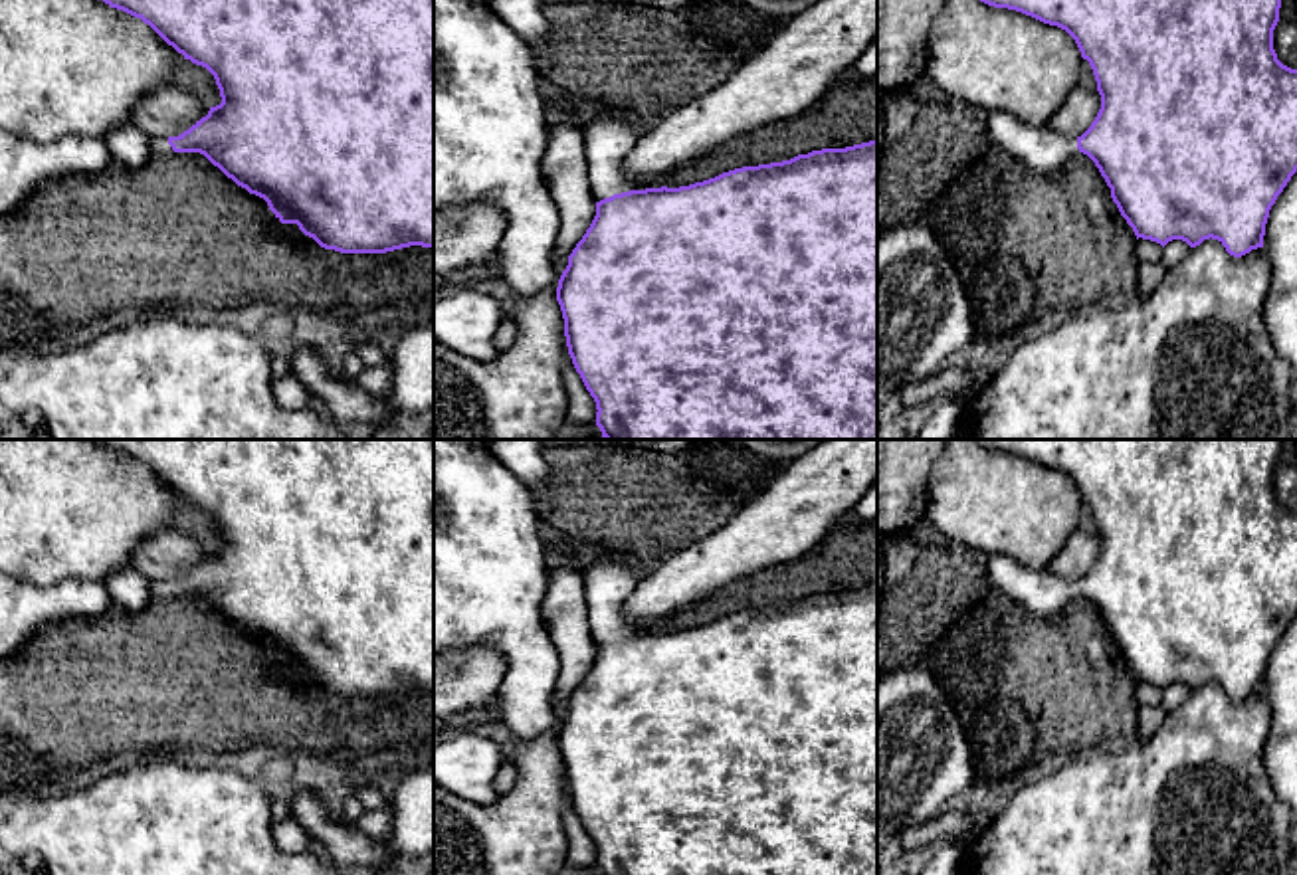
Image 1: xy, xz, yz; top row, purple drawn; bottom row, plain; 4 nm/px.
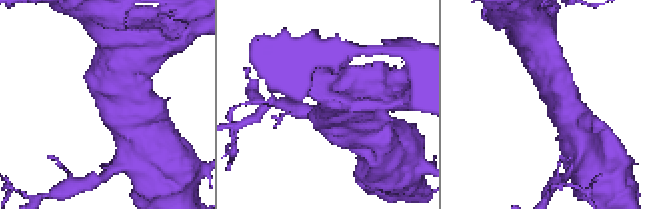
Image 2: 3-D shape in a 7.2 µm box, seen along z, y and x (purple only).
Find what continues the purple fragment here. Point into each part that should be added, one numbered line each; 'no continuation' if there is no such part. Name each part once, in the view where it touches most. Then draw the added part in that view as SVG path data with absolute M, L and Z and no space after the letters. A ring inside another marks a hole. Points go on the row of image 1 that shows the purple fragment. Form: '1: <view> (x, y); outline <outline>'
1: xz (606, 141); outline M600 115L582 135L594 200L634 190L622 174L622 162L642 133L626 121Z

